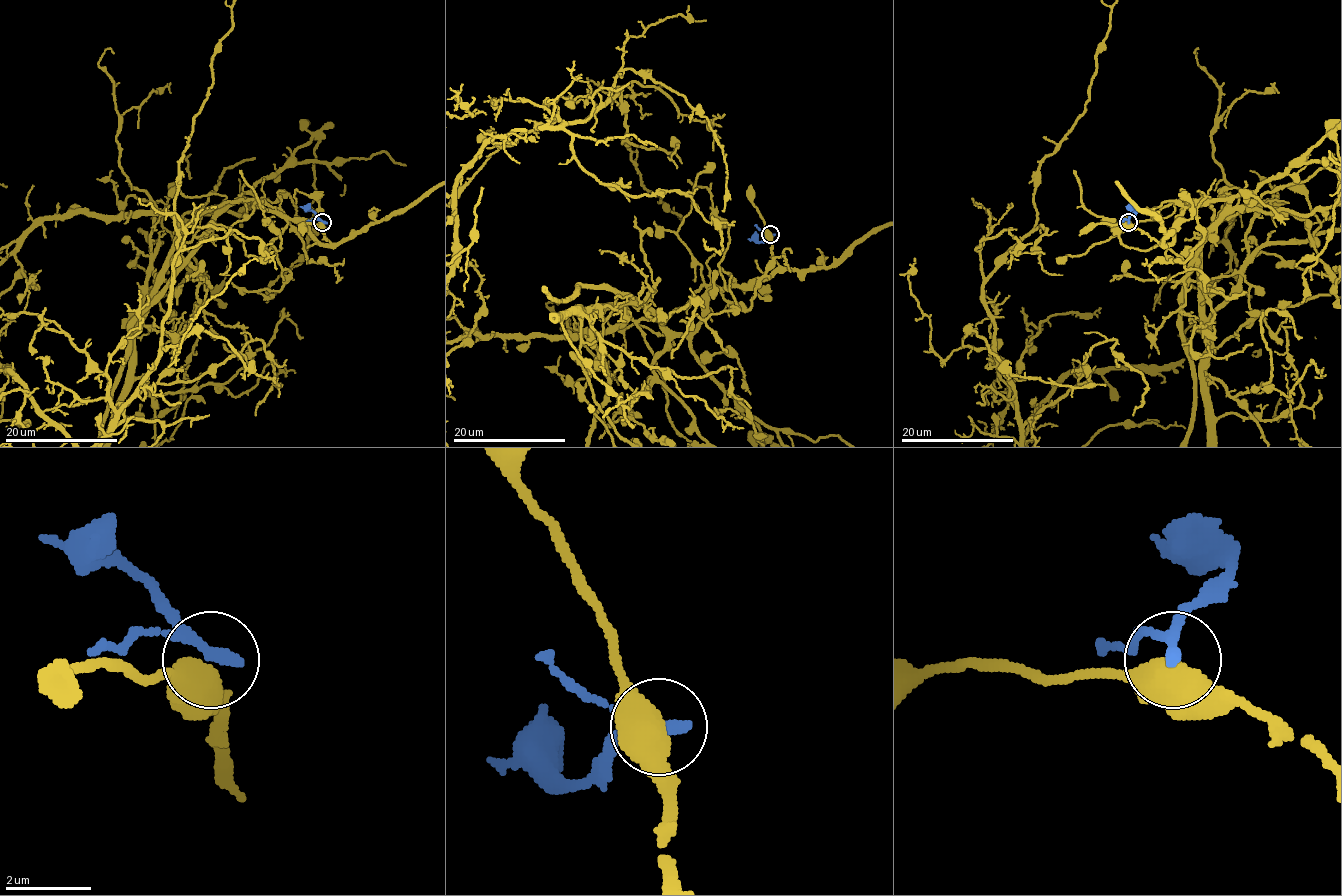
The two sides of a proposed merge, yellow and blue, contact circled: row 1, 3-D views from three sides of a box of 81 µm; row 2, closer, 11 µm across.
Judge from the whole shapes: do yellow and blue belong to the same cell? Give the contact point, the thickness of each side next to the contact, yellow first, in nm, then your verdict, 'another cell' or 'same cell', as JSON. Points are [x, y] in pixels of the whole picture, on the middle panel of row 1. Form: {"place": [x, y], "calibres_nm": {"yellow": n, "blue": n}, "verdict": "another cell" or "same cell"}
{"place": [770, 234], "calibres_nm": {"yellow": 800, "blue": 240}, "verdict": "another cell"}

